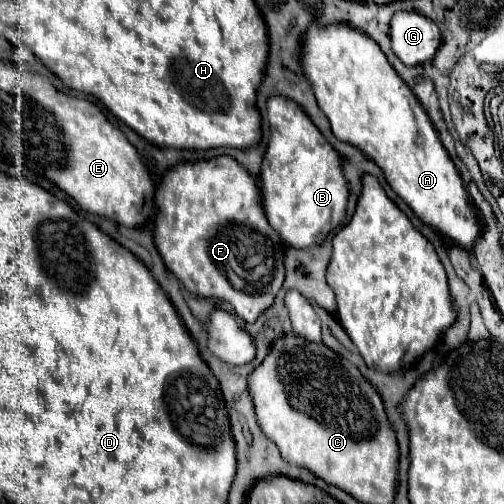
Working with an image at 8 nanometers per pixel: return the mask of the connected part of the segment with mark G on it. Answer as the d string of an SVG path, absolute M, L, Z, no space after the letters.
M401 10L391 20L391 42L403 64L425 64L441 46L441 30L427 16Z

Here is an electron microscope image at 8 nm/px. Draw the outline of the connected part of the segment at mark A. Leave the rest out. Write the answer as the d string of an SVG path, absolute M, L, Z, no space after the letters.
M311 26L301 46L301 64L313 86L319 108L327 114L331 122L333 134L339 140L351 142L353 146L363 150L383 170L393 192L397 192L407 202L407 206L415 212L415 216L423 224L439 230L441 234L451 238L457 246L471 248L477 236L481 234L475 204L467 194L465 184L461 182L461 174L457 172L453 160L443 148L439 134L433 130L427 112L423 110L411 88L403 82L403 78L399 78L395 68L389 64L379 44L375 44L375 40L371 40L367 34L351 26L327 26L327 28Z

